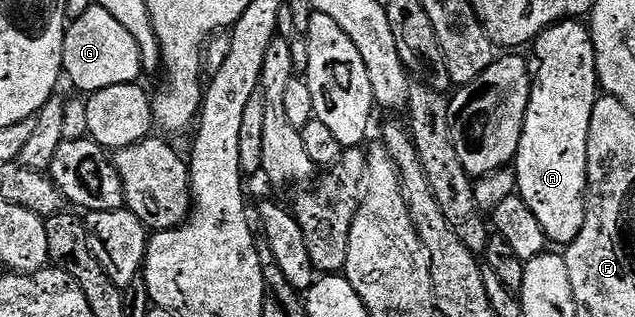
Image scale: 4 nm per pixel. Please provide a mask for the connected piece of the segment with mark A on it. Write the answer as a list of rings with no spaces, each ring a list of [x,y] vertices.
[[[565,19],[534,40],[529,109],[513,164],[519,198],[533,209],[548,240],[560,245],[572,243],[585,225],[589,117],[593,117],[593,105],[601,91],[591,32],[581,24]]]

